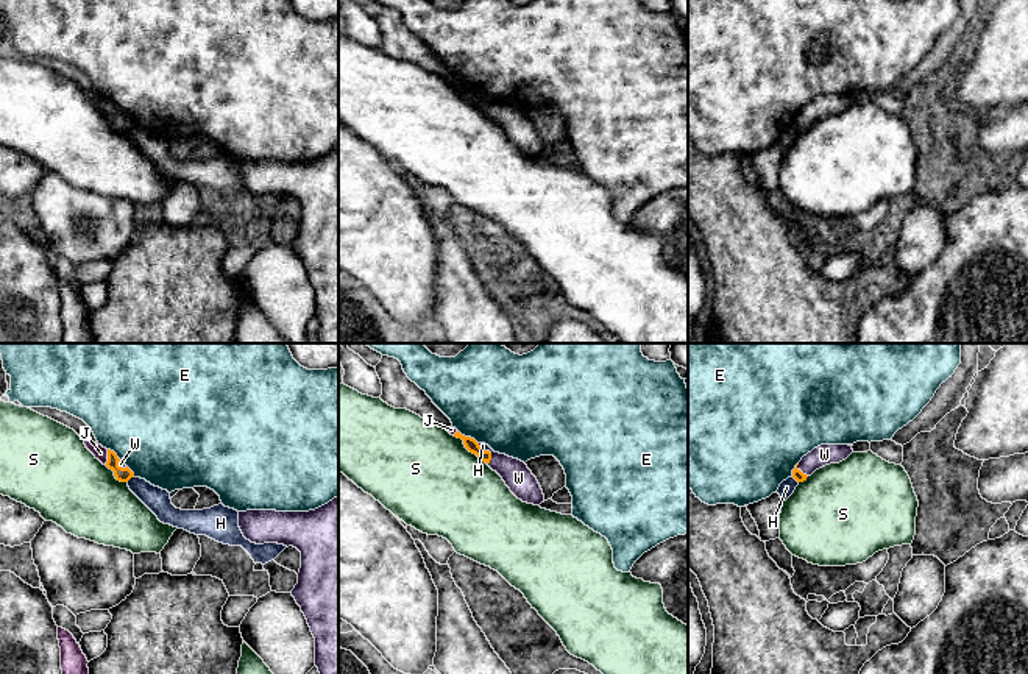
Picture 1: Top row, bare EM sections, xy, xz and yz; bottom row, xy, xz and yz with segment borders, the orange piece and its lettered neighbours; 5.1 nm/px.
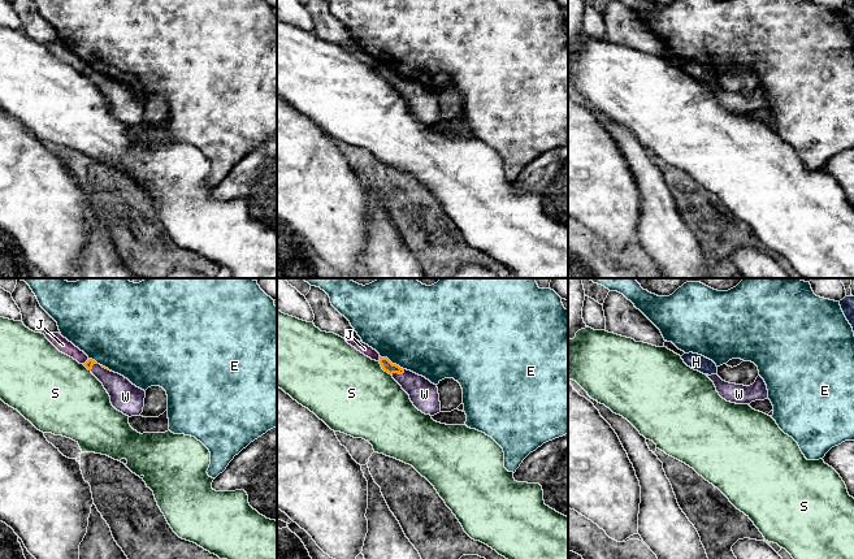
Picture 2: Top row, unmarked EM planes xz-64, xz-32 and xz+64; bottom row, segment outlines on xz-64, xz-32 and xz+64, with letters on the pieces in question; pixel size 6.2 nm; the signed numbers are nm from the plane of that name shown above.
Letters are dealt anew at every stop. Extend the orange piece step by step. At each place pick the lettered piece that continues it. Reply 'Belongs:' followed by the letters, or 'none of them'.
Belongs: J

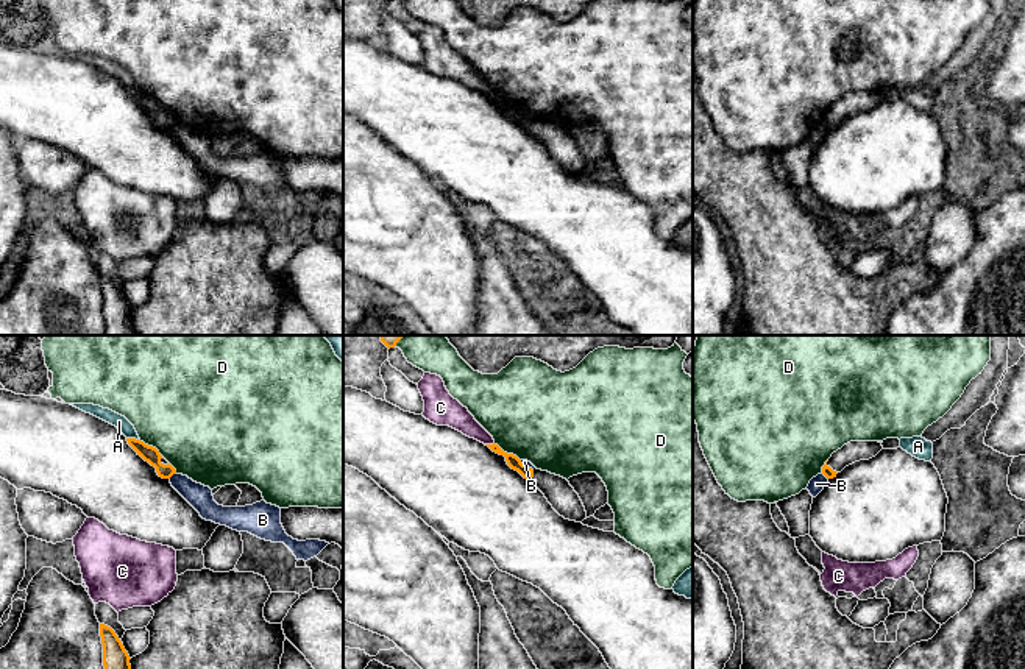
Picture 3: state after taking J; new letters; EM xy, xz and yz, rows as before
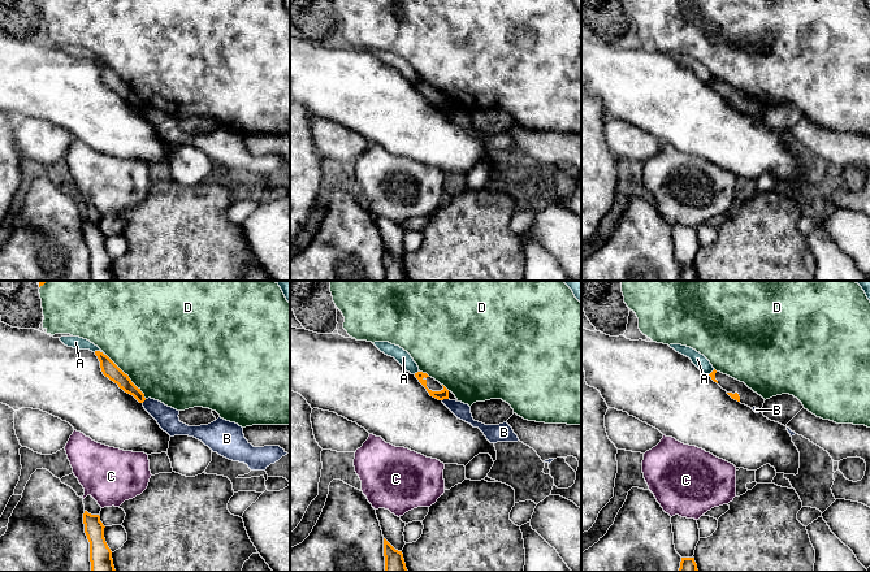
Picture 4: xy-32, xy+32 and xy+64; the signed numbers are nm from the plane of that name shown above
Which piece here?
Belongs: none of them

